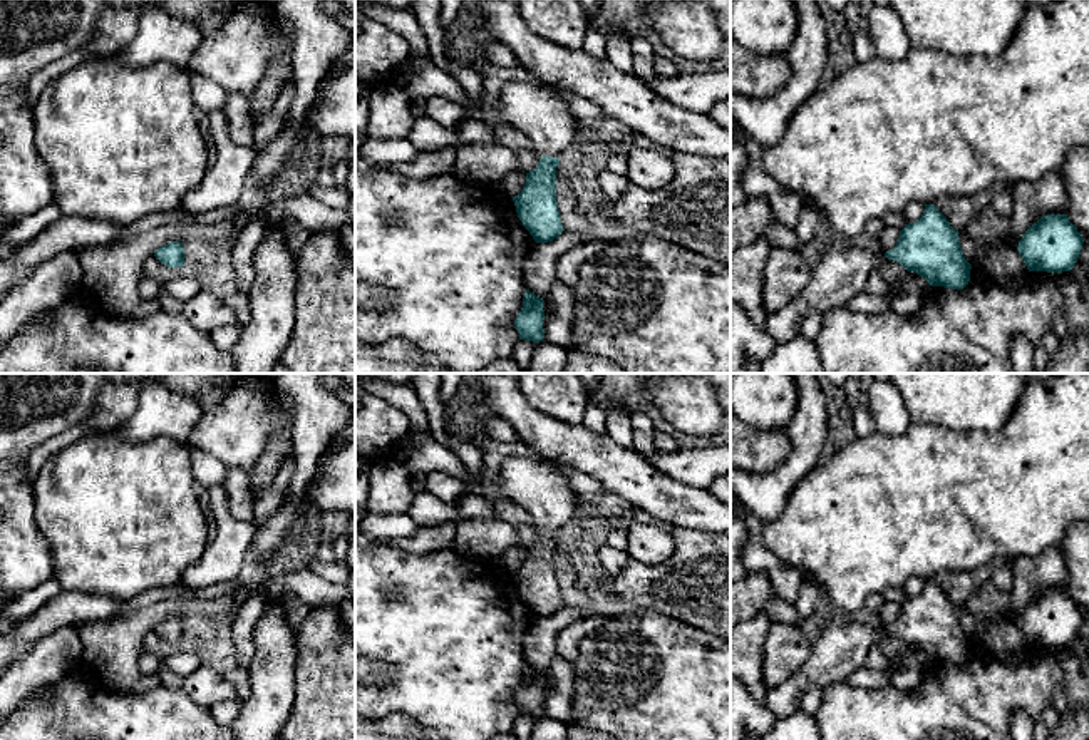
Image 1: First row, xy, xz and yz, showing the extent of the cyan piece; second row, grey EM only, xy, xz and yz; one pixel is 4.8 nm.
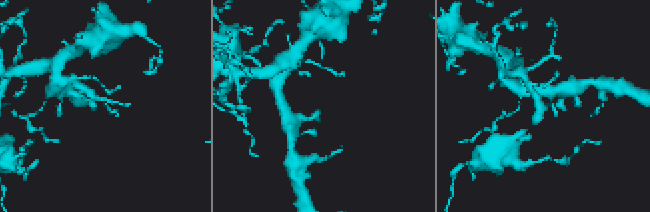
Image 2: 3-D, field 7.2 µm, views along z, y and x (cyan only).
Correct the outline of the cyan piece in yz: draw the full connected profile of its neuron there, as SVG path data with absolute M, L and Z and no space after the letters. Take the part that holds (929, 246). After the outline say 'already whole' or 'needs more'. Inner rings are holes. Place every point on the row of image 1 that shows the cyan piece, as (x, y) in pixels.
M925 204L921 218L900 231L896 246L885 256L923 276L930 286L963 290L970 281L972 265L962 253L958 231L935 204Z; already whole

